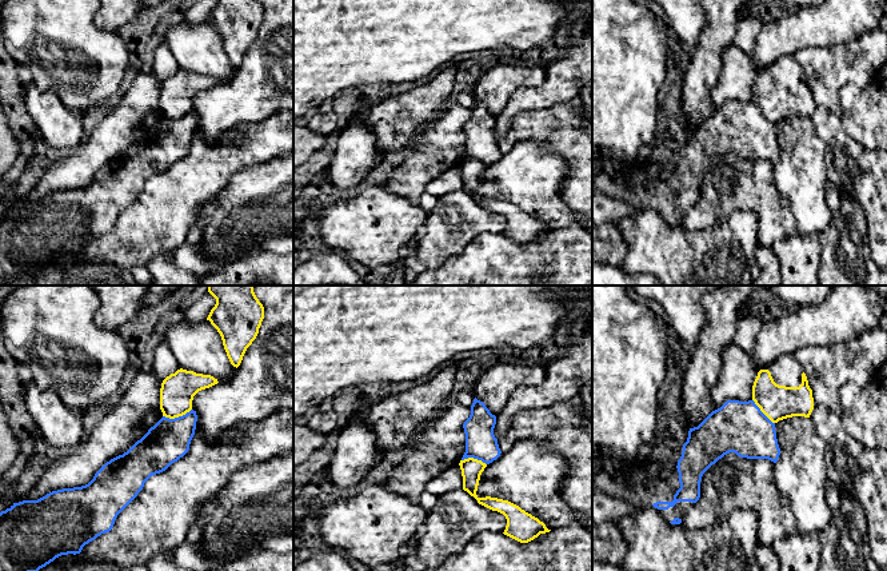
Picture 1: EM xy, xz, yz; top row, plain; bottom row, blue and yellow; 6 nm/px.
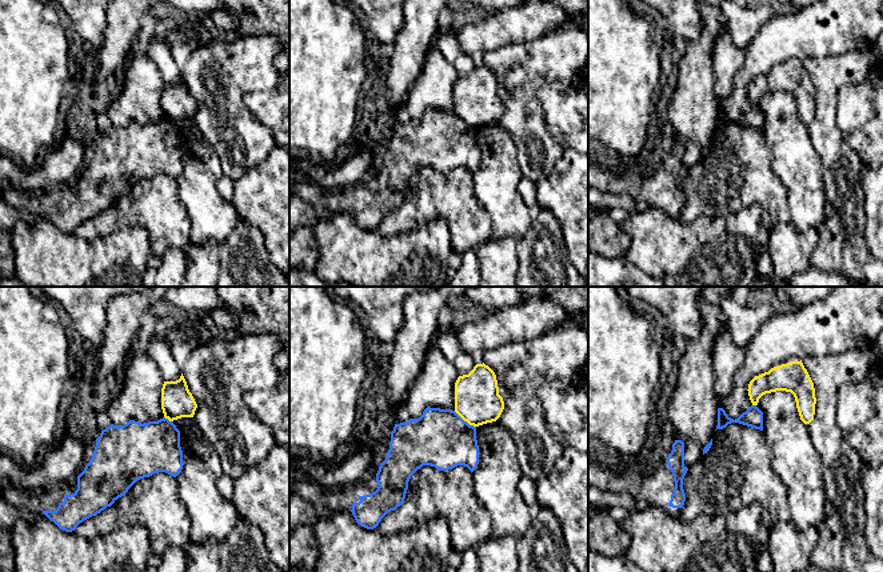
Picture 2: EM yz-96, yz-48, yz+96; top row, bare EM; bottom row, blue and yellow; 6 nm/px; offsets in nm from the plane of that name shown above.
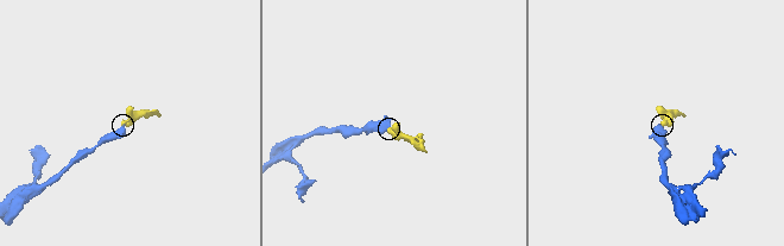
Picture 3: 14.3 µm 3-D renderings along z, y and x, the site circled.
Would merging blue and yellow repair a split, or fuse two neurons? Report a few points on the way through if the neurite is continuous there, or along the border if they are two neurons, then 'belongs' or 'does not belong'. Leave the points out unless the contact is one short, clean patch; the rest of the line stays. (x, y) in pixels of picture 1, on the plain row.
border along xy (191, 110), (174, 119), (163, 118); does not belong

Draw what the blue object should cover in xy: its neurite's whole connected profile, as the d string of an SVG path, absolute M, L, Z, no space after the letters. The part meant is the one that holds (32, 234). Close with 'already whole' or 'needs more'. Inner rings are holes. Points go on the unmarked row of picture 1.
M193 111L175 120L163 117L127 153L101 167L88 185L52 192L1 212L0 279L37 273L61 256L80 255L85 245L109 233L117 216L137 197L144 184L188 153L196 123Z; already whole

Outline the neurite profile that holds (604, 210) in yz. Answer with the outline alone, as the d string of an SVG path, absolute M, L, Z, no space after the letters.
M592 191L592 227L606 223L619 225L622 219L630 212L630 205L623 200Z

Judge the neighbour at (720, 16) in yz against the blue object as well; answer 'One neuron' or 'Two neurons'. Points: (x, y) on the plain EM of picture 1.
Two neurons

